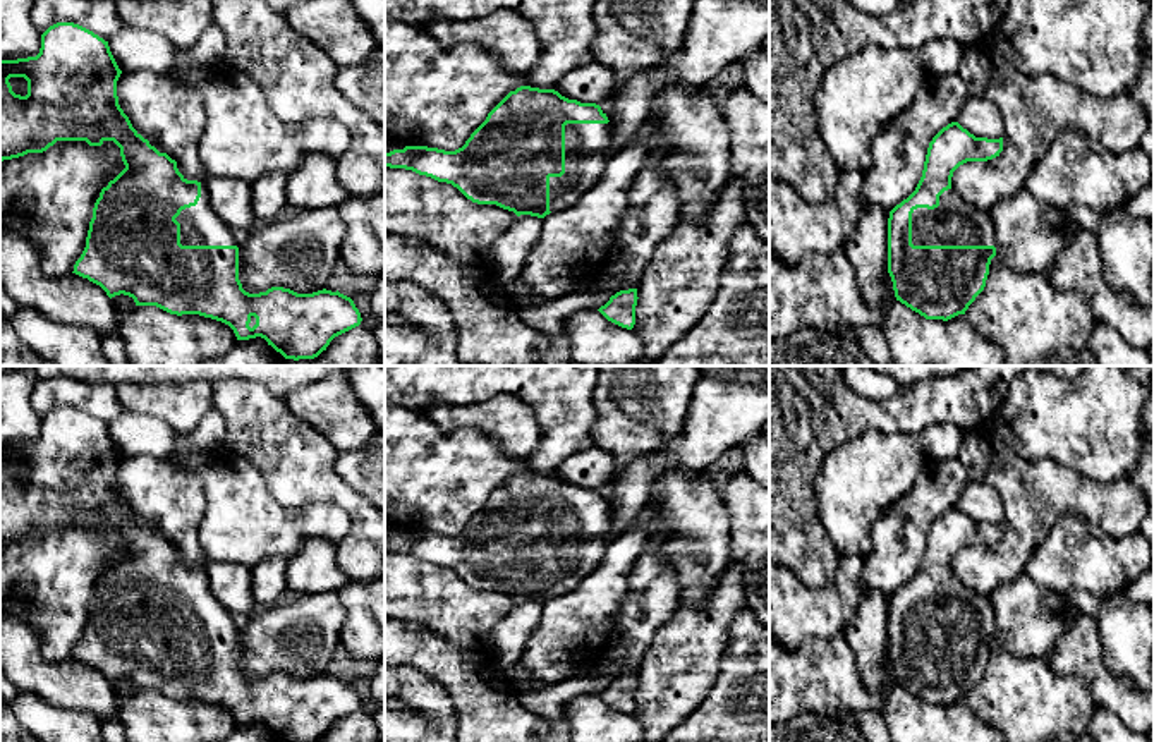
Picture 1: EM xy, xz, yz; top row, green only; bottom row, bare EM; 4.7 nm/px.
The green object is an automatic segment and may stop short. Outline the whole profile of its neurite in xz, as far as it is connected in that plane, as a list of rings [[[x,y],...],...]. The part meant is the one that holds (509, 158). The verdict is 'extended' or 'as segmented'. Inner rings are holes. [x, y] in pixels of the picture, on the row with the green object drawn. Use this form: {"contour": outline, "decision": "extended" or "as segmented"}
{"contour": [[[520,86],[510,91],[455,151],[405,146],[385,153],[385,167],[405,168],[457,187],[477,204],[496,204],[517,216],[544,218],[575,204],[604,172],[610,124],[596,103],[568,100],[555,89]]], "decision": "extended"}

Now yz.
{"contour": [[[958,122],[943,127],[929,143],[922,177],[915,191],[890,211],[888,273],[896,301],[926,319],[948,321],[965,314],[984,290],[996,256],[989,210],[963,201],[951,189],[953,172],[967,161],[987,161],[1003,151],[1003,137],[975,137]]], "decision": "extended"}

